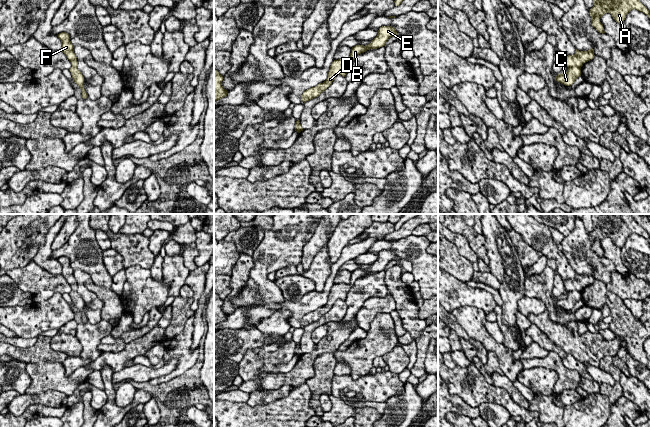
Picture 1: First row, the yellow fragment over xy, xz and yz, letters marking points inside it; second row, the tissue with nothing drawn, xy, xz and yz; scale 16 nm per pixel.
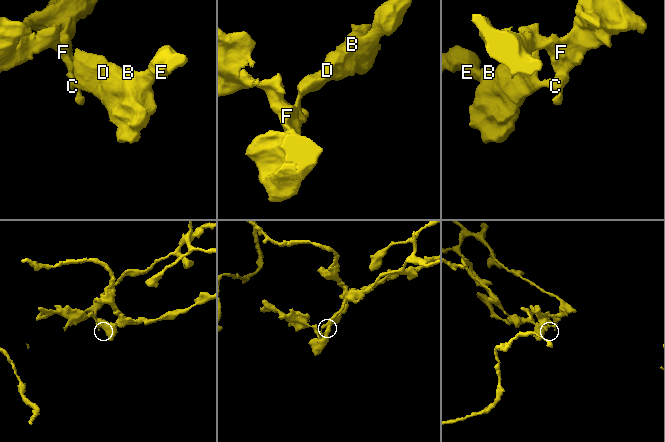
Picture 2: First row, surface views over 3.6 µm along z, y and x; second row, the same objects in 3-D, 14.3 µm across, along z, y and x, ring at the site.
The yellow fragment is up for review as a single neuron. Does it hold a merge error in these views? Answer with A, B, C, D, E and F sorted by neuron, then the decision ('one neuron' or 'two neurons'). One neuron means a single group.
A F / B C D E | two neurons

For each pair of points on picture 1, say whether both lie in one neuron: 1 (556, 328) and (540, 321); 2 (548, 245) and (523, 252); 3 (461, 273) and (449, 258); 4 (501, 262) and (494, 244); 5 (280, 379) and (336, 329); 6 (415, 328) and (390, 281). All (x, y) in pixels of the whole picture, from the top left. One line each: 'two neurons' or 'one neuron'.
1: one neuron
2: two neurons
3: one neuron
4: one neuron
5: one neuron
6: one neuron

